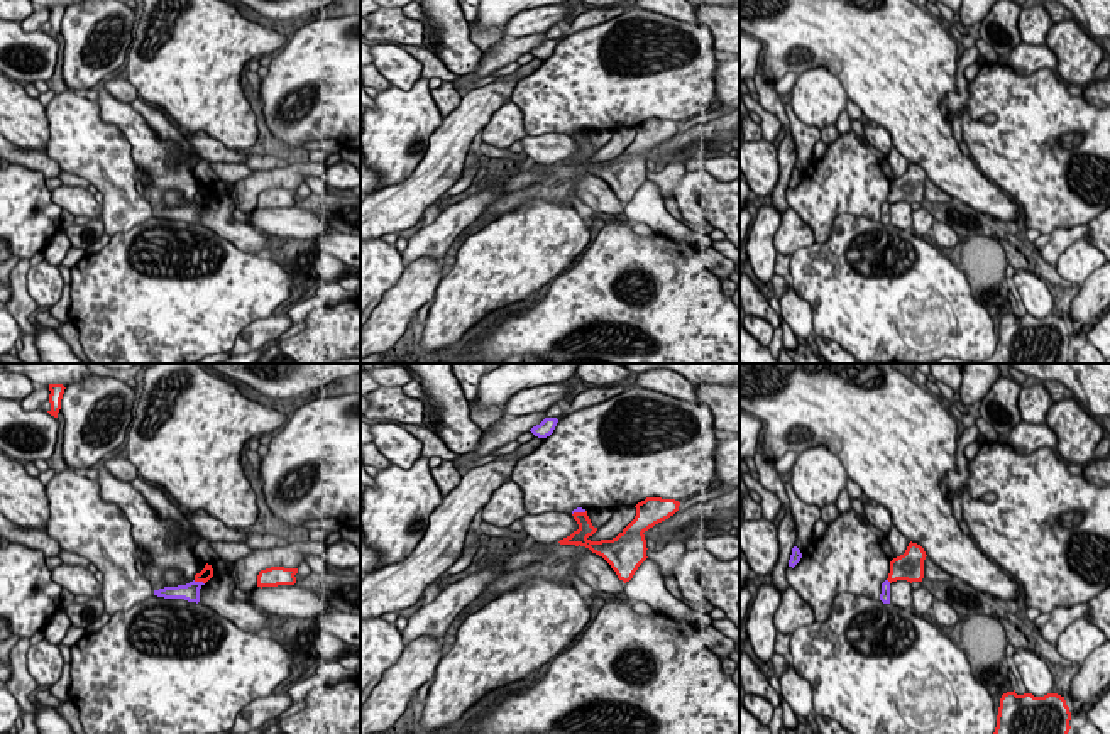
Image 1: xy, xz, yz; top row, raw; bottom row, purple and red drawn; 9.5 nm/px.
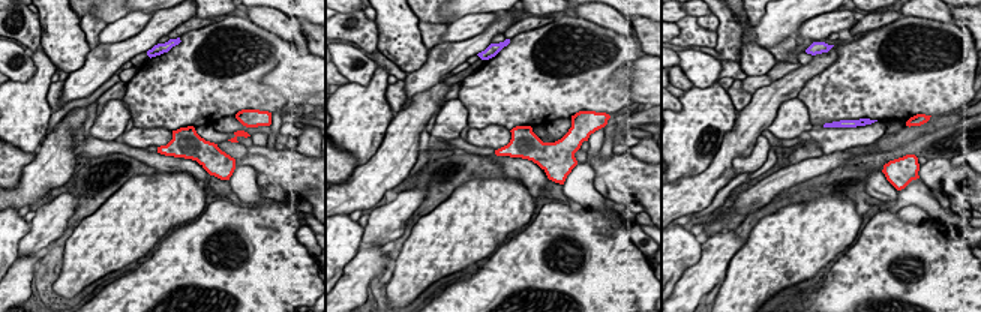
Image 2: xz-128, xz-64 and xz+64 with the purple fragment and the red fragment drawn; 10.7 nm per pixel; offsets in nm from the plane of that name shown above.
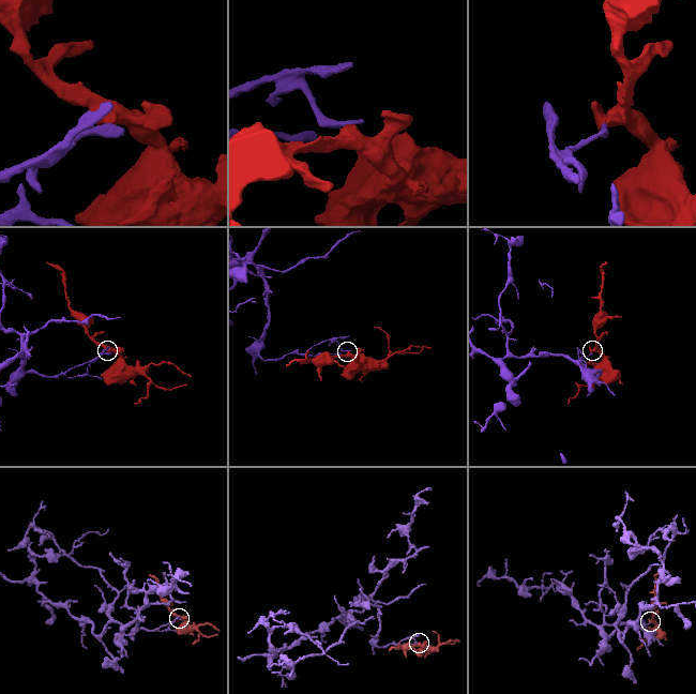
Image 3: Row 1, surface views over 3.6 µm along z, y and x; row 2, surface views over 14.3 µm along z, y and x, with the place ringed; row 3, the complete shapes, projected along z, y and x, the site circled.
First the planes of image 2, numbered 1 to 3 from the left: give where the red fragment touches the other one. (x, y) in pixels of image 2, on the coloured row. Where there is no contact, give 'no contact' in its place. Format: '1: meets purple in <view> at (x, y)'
1: no contact
2: no contact
3: no contact

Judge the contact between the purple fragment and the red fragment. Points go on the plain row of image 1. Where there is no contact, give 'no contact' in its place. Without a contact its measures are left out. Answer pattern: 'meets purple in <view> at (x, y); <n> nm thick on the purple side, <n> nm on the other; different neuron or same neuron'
meets purple in xy at (198, 203); 170 nm thick on the purple side, 120 nm on the other; different neuron

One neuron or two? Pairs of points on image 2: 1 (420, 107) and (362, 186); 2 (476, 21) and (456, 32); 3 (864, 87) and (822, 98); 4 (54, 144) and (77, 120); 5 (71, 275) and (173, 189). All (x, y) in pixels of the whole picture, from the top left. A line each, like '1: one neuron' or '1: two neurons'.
1: one neuron
2: one neuron
3: one neuron
4: one neuron
5: one neuron

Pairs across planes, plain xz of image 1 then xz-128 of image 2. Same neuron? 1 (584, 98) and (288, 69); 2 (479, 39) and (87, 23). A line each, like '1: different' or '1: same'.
1: different
2: same

